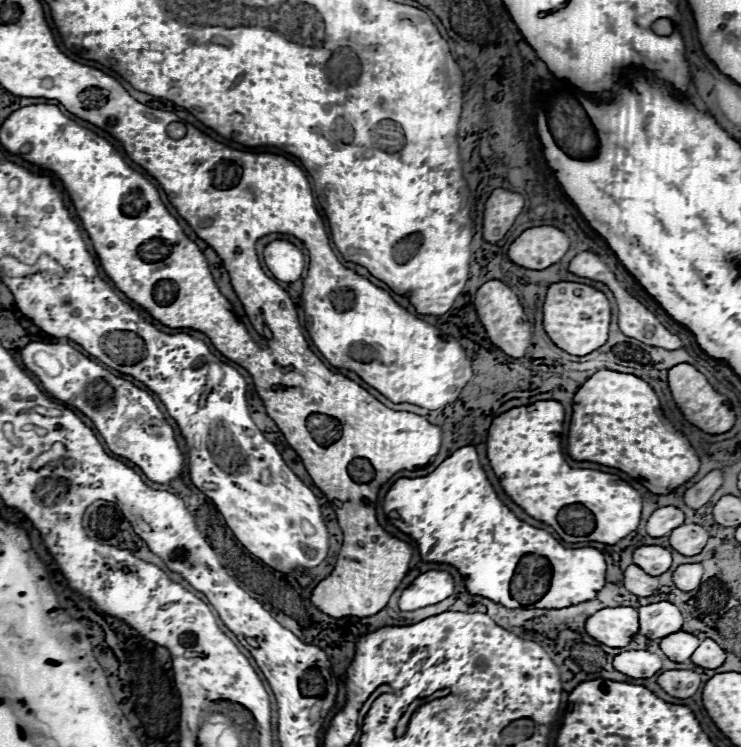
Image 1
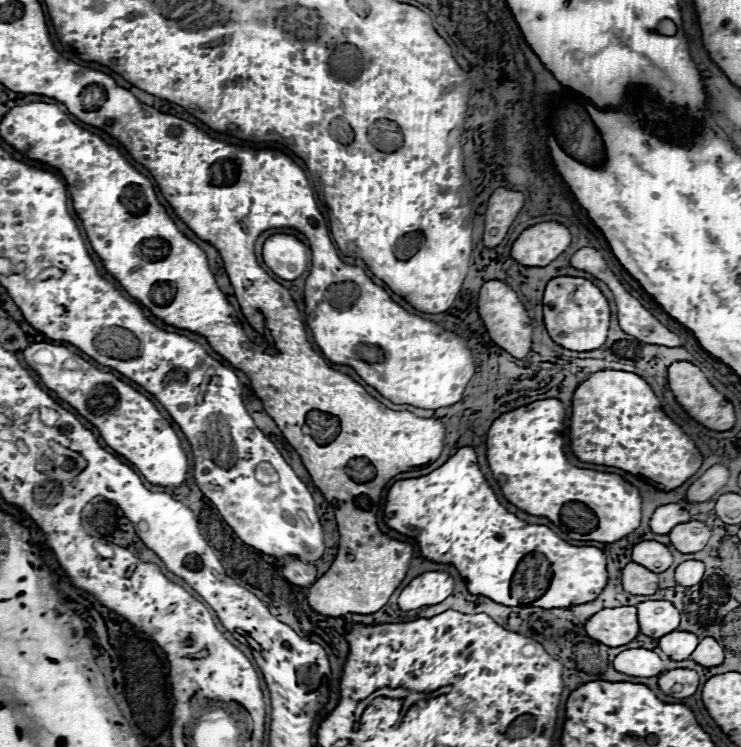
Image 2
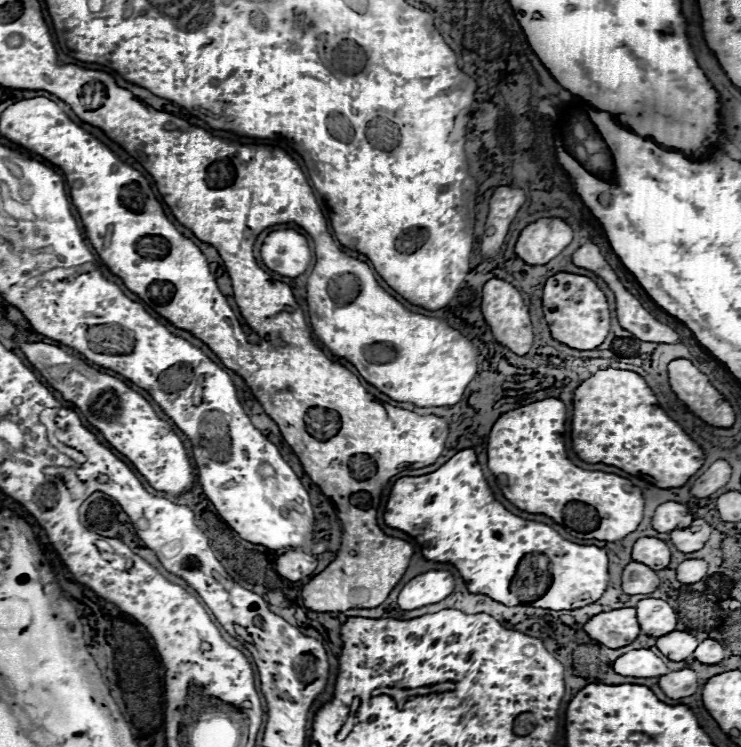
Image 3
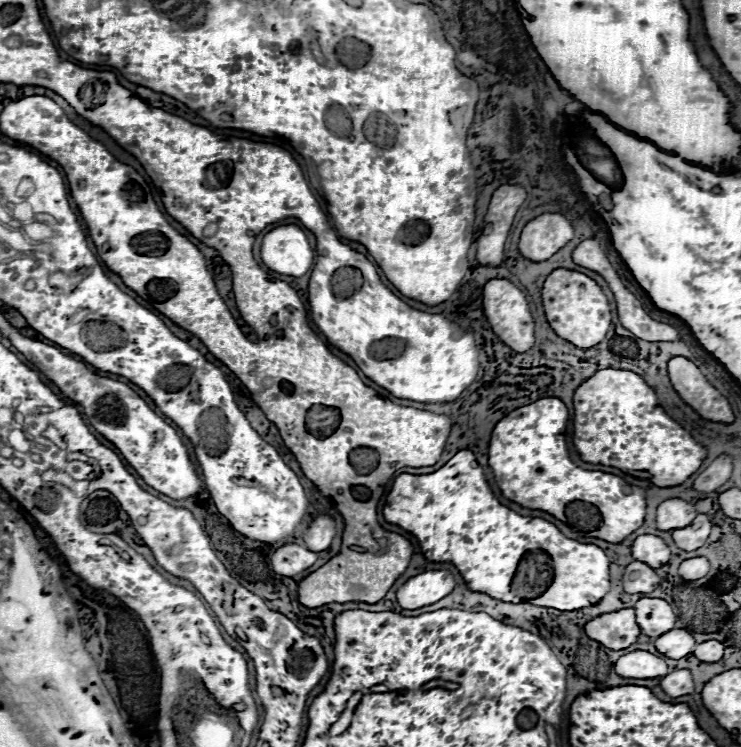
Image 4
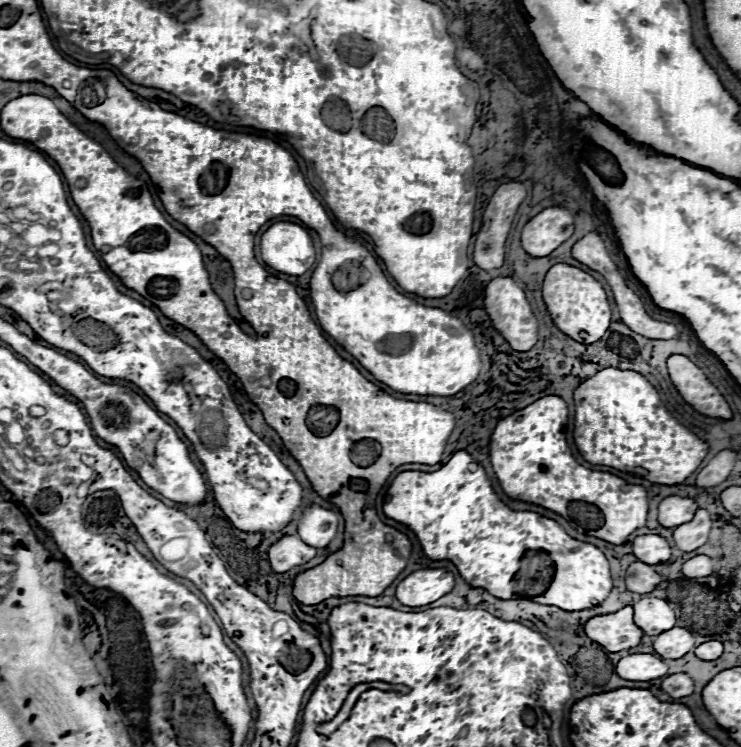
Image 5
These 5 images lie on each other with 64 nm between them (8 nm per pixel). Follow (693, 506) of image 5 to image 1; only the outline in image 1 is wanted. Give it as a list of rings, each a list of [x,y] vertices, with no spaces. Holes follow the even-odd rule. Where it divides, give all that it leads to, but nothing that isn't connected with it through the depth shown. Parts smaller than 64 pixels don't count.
[[[664,506],[658,508],[646,522],[646,532],[652,538],[662,538],[668,536],[674,528],[684,524],[684,514],[676,506]]]

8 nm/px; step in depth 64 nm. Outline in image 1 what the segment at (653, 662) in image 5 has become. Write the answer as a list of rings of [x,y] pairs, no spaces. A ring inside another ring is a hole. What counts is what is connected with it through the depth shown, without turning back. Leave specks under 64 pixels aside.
[[[628,650],[614,658],[614,668],[630,678],[650,678],[662,668],[662,662],[648,650]]]

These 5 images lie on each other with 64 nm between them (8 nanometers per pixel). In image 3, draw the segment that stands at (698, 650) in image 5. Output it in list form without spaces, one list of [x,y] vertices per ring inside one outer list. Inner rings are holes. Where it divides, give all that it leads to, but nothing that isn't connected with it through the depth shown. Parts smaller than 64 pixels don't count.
[[[708,638],[708,640],[704,640],[704,642],[698,644],[698,648],[694,650],[692,658],[698,660],[698,662],[702,662],[702,664],[712,666],[712,664],[718,664],[724,658],[724,648],[716,640]]]

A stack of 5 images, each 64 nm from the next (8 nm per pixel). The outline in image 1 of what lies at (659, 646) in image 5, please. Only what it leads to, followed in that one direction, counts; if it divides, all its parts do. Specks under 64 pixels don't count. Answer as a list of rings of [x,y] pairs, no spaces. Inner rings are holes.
[[[676,632],[676,634],[670,634],[666,636],[662,642],[660,642],[660,648],[662,652],[672,660],[672,662],[686,662],[690,660],[692,652],[698,648],[700,640],[694,636],[694,634],[688,634],[688,632]]]

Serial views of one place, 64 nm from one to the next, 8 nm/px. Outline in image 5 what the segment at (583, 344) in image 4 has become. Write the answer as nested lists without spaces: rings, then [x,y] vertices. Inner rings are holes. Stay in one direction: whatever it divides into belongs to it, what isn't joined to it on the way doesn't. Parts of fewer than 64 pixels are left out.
[[[568,264],[552,266],[542,286],[542,298],[558,330],[580,344],[598,342],[610,326],[610,304],[604,288],[590,274],[578,268],[572,268]]]

